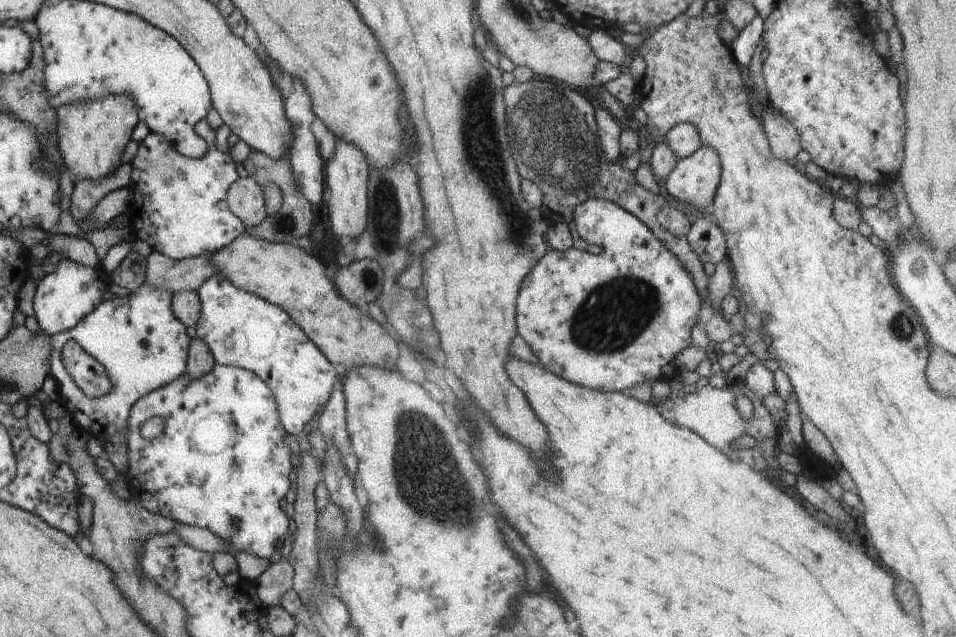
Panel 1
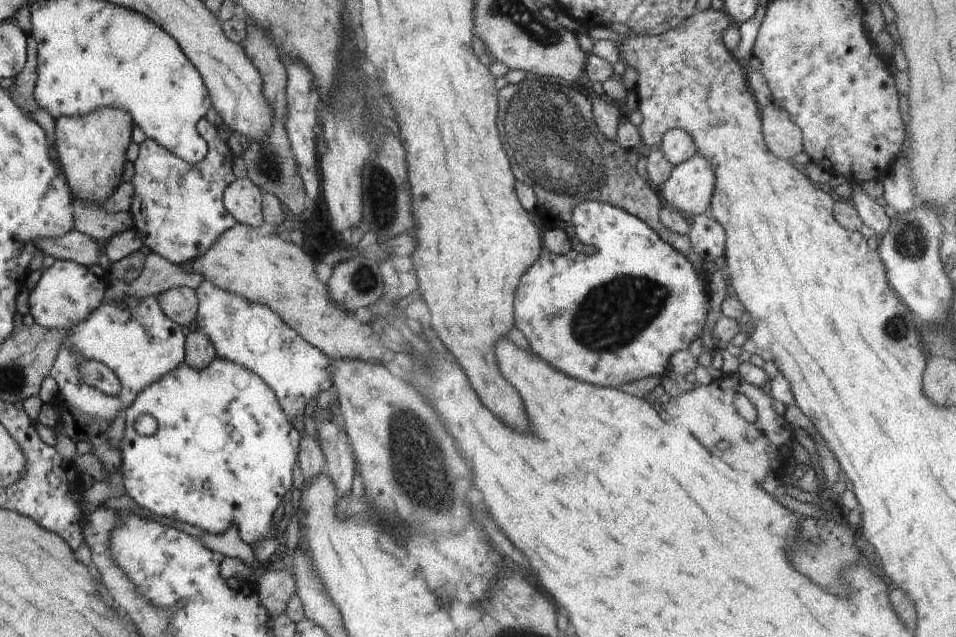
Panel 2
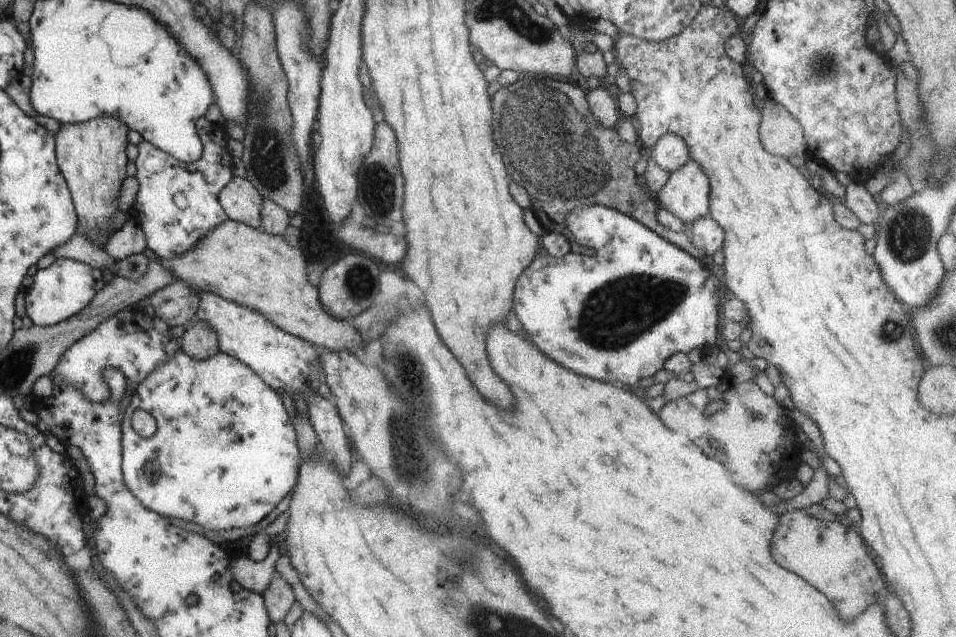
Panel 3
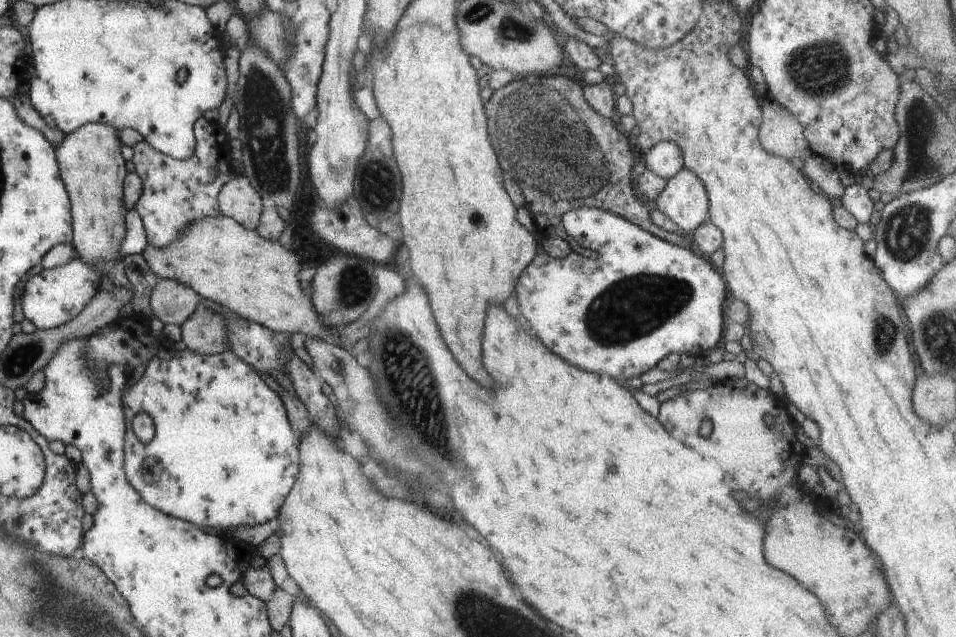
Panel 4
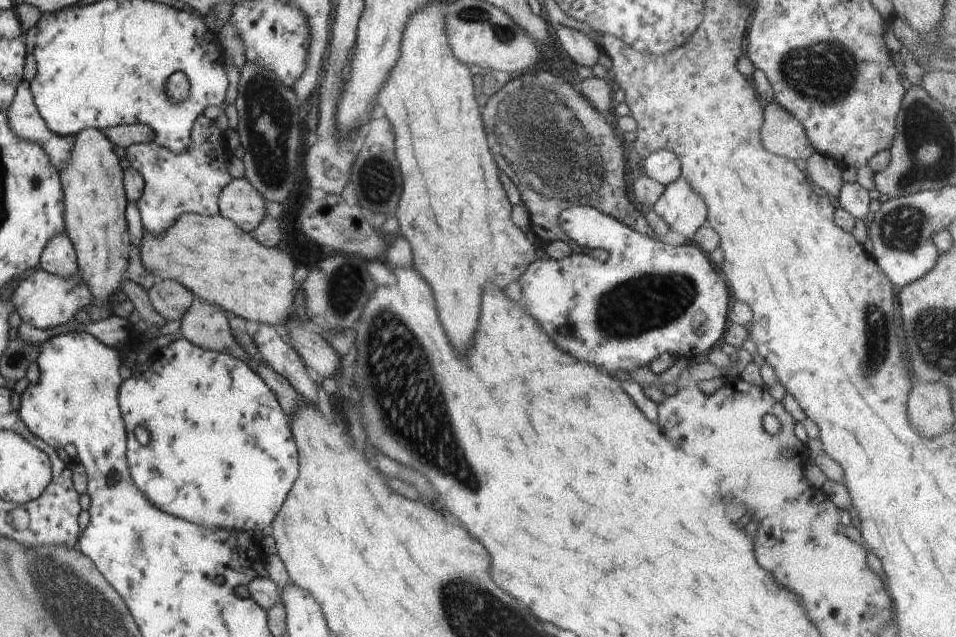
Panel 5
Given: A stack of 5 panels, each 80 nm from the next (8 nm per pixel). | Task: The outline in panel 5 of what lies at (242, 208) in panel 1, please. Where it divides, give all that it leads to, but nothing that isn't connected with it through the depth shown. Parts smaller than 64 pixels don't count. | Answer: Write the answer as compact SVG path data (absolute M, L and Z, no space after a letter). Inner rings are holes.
M245 177L232 179L219 194L219 214L251 235L267 214L265 198Z

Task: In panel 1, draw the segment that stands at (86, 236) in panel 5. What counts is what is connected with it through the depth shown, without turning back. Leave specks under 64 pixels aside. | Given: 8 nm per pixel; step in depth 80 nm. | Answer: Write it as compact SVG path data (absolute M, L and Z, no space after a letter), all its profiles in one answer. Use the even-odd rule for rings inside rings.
M110 95L93 101L79 101L57 111L57 146L74 180L97 181L112 174L121 164L121 156L132 140L134 127L140 122L136 105L128 95Z

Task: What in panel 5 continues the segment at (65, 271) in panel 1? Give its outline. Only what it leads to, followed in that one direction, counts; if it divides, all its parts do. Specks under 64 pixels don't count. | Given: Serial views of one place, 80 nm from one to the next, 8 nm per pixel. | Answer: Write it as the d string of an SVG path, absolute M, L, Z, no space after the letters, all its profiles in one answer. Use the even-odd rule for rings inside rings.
M40 268L26 276L10 294L10 304L22 322L40 330L52 330L68 324L80 307L88 307L93 302L80 272L74 279L65 279Z

